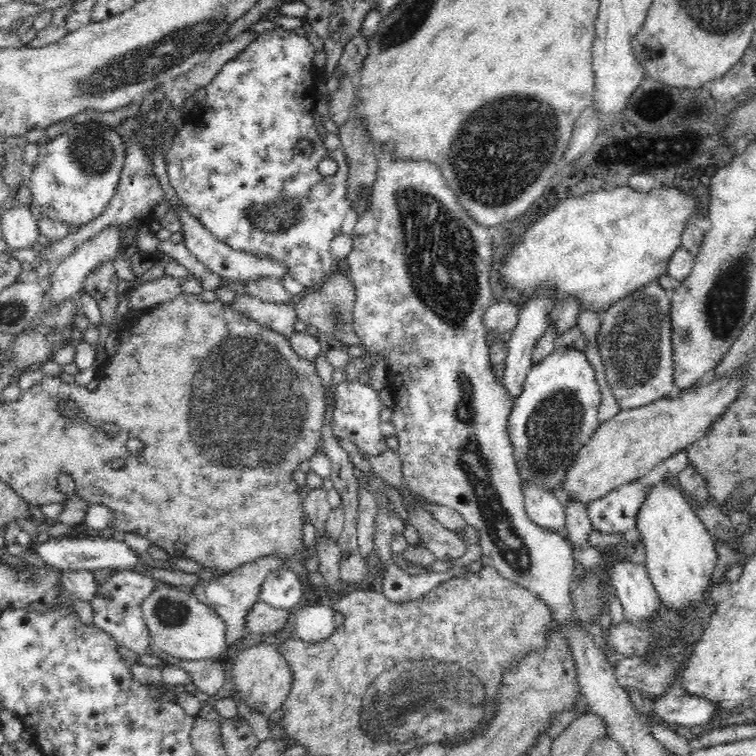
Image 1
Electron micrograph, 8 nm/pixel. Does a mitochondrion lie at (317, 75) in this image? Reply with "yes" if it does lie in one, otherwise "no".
no

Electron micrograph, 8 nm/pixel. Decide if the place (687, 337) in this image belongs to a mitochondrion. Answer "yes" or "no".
yes

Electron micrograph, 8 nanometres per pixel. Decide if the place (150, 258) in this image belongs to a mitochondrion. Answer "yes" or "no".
no

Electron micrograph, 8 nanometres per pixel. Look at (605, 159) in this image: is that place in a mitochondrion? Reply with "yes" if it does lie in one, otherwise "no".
no

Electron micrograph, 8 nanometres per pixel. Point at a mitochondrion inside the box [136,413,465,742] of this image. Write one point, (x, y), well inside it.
(168, 612)

